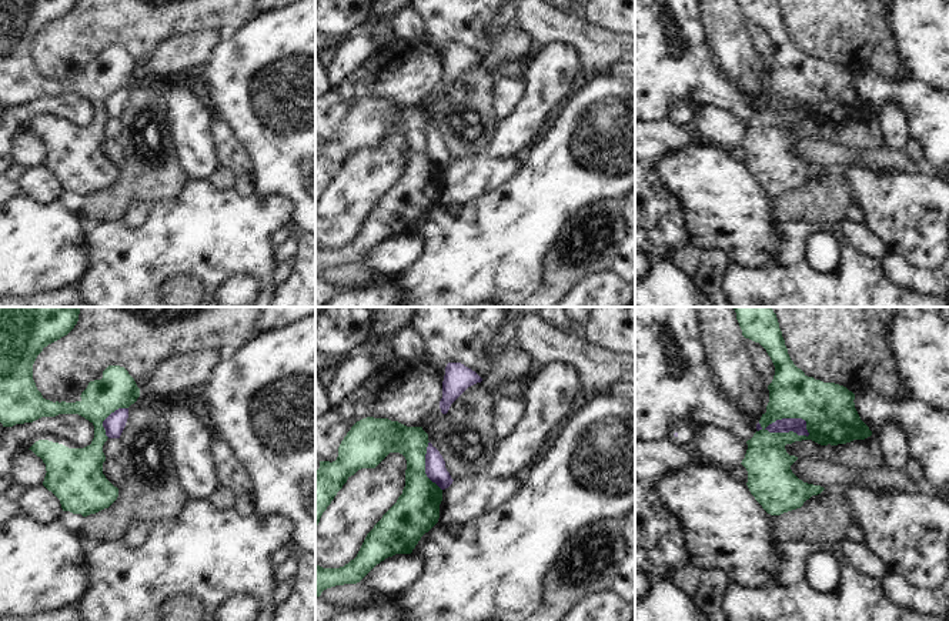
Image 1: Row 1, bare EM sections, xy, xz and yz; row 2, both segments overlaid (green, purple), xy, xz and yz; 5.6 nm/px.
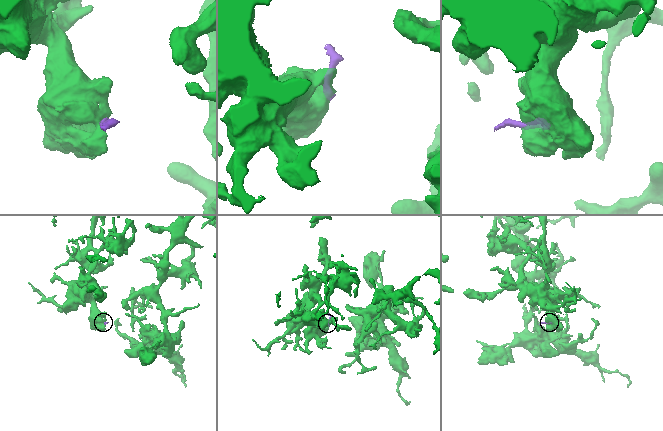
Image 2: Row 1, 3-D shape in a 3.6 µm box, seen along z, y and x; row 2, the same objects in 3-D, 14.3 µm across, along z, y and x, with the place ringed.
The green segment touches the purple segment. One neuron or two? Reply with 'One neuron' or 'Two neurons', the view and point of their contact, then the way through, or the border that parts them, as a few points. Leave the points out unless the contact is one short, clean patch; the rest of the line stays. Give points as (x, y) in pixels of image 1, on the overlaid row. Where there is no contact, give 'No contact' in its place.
Two neurons. Touches green at yz (784, 433). Boundary: yz (758, 431), (765, 428), (769, 431), (809, 434).

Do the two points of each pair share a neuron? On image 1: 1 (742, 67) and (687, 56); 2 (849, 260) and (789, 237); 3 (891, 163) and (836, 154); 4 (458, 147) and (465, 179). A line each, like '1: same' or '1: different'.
1: different
2: same
3: same
4: different

